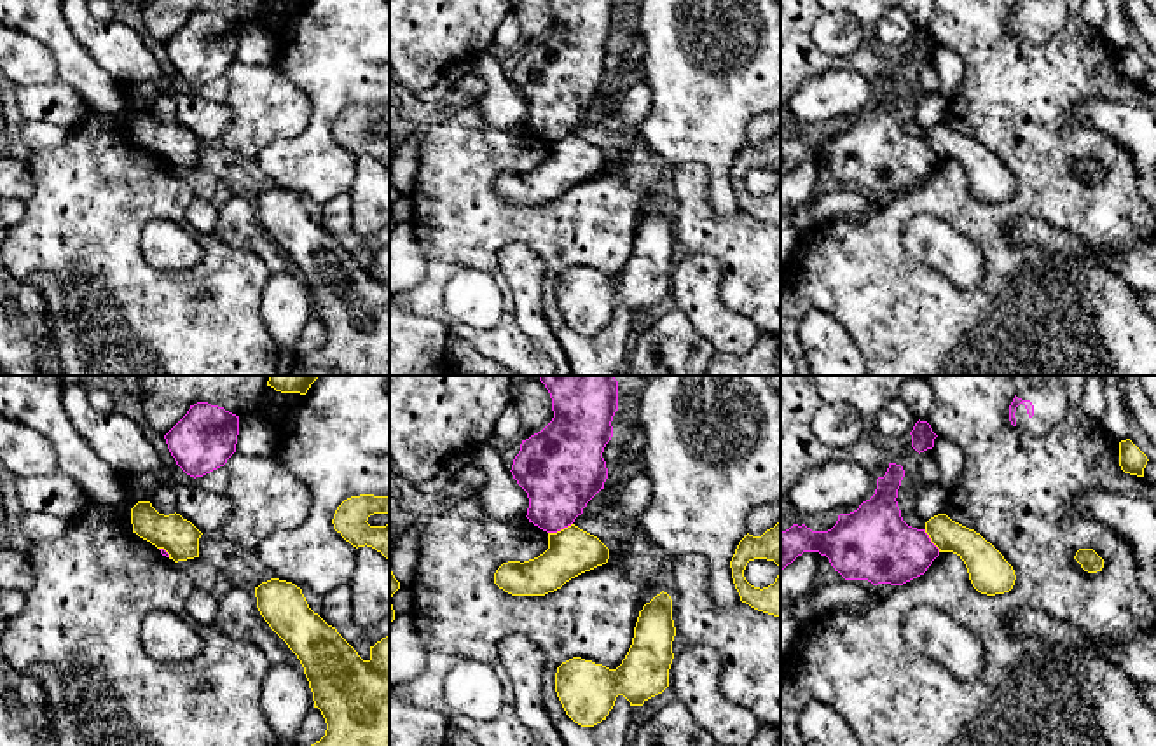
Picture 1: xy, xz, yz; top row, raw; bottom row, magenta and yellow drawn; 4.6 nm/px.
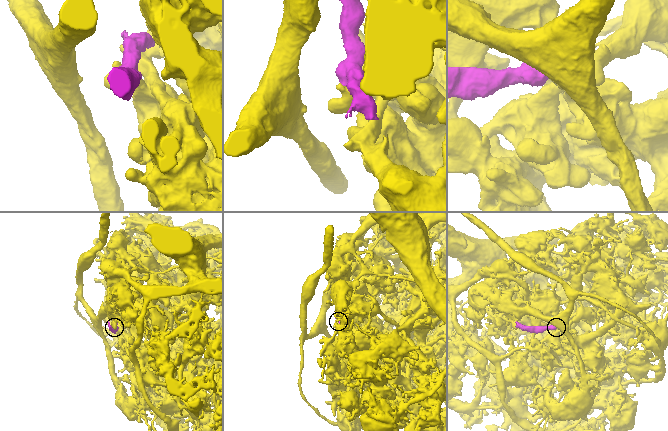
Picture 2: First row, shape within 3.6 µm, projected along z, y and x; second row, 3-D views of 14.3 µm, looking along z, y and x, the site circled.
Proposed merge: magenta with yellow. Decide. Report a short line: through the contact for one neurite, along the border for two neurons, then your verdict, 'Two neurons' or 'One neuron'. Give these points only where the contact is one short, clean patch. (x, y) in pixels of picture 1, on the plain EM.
Line: xz (571, 131), (549, 142). Two neurons

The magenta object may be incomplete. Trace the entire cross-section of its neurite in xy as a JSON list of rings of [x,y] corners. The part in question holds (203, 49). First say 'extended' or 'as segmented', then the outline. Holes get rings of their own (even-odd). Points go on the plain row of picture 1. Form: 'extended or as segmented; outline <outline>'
as segmented; outline [[[208,10],[190,14],[164,44],[176,73],[190,86],[203,86],[236,61],[239,24]]]

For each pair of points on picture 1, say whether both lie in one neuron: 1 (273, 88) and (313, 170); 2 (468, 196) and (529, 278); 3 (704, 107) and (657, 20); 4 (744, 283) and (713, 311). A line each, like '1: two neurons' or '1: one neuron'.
1: two neurons
2: two neurons
3: one neuron
4: two neurons

